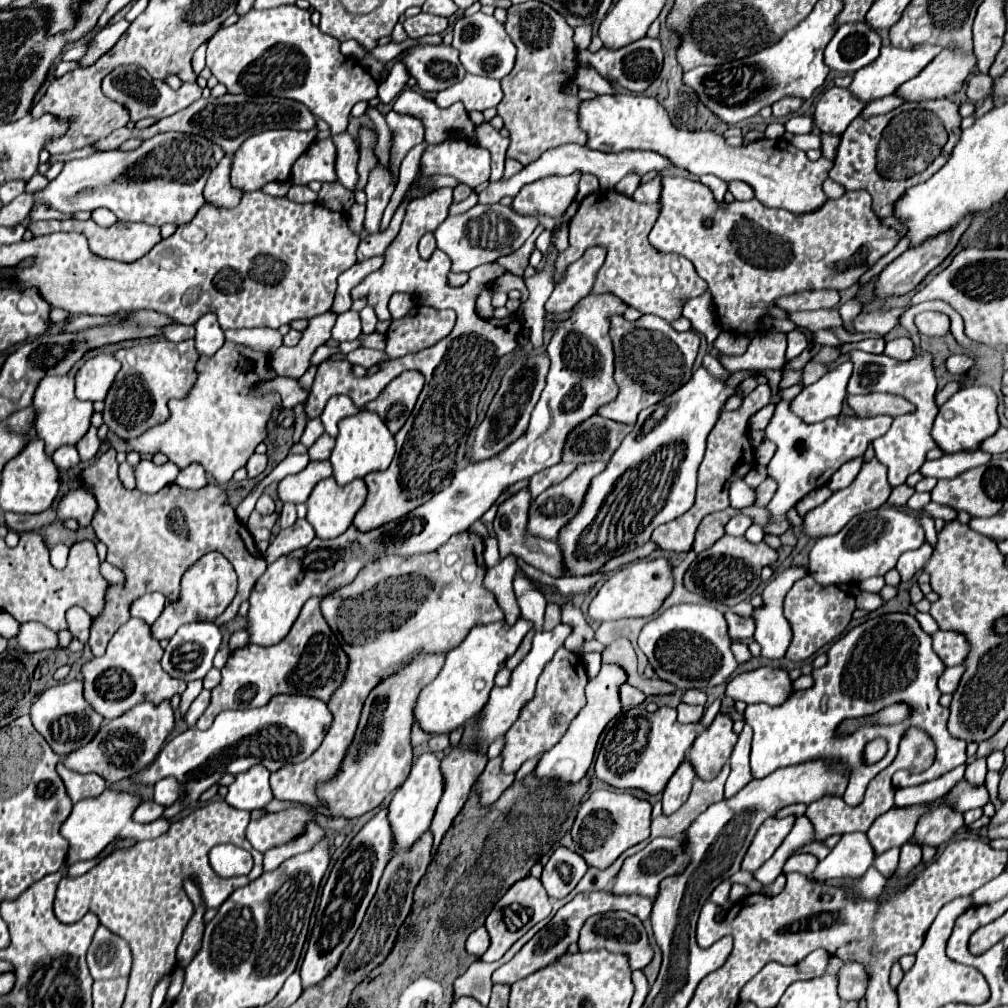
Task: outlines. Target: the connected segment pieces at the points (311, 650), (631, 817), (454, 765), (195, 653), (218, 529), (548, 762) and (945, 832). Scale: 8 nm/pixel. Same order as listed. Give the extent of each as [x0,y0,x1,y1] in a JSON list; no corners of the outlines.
[[198,598,348,728],[572,790,652,868],[430,746,488,856],[162,622,220,682],[80,450,268,656],[534,664,626,784],[914,806,964,848]]

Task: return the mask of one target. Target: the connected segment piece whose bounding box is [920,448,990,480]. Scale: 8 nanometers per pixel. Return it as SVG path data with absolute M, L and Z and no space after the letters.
M976 448L976 450L962 450L954 454L946 454L938 460L926 460L920 468L922 476L934 476L934 478L954 478L960 476L964 470L980 466L990 460L990 454Z

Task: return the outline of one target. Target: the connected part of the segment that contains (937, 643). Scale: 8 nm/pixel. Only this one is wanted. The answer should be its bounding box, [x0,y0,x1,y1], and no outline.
[934,630,968,666]

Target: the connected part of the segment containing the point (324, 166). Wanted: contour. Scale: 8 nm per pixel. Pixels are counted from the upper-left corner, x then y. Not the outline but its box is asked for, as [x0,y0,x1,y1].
[290,138,336,184]

